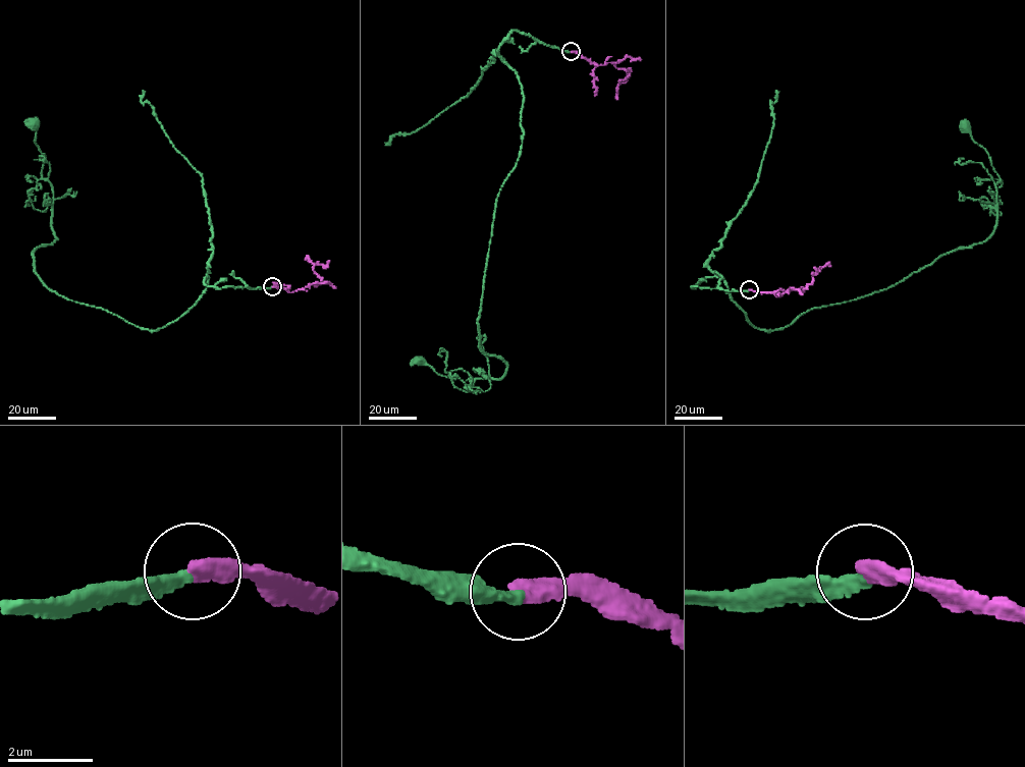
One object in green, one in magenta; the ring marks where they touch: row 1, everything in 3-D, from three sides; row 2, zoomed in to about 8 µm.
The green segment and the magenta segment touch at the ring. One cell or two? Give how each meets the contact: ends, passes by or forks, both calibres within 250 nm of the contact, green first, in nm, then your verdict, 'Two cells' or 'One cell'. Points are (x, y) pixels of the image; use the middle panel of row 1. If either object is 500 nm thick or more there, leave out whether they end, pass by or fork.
At the ring green ends. At the ring magenta ends. Thickness 280 nm (green) against 400 nm. One cell

